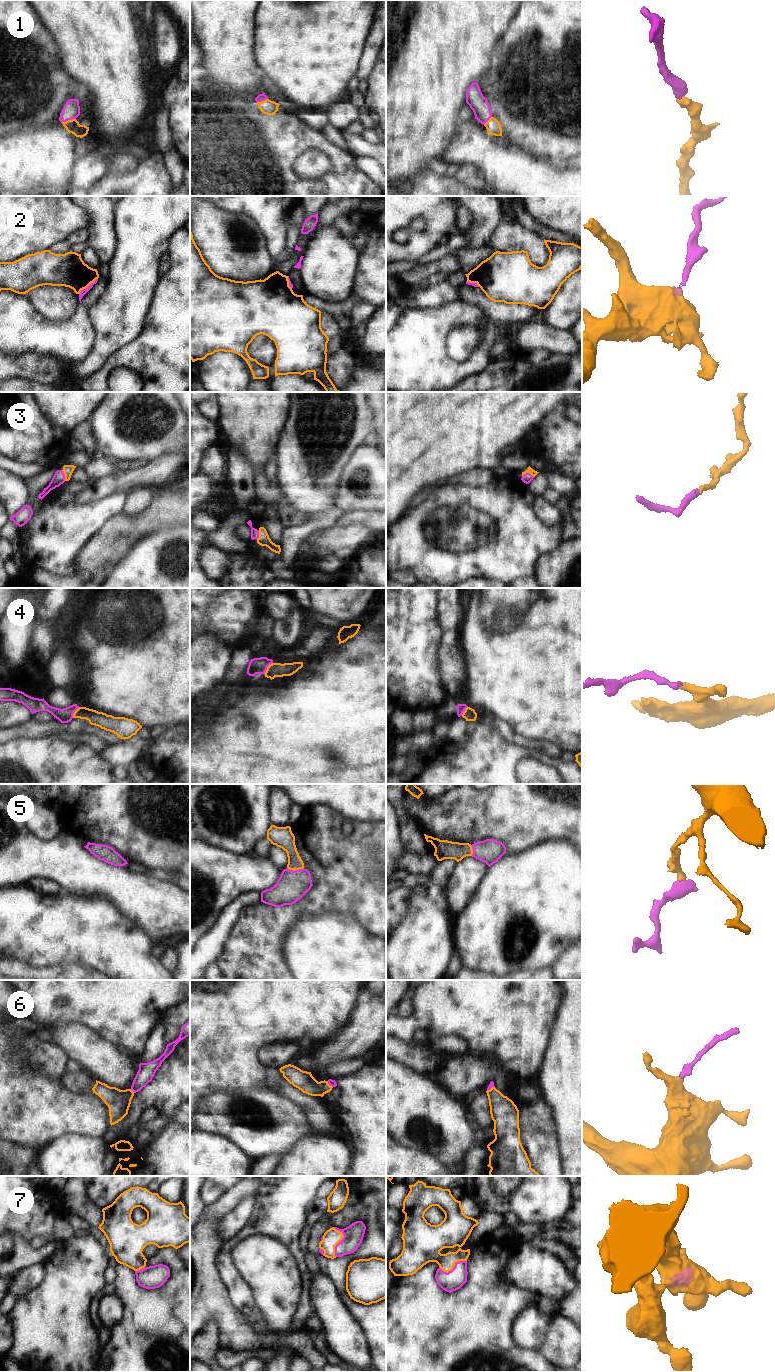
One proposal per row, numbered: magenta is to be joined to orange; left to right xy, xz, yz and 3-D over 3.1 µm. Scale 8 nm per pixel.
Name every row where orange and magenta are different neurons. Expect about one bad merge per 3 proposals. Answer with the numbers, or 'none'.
2

